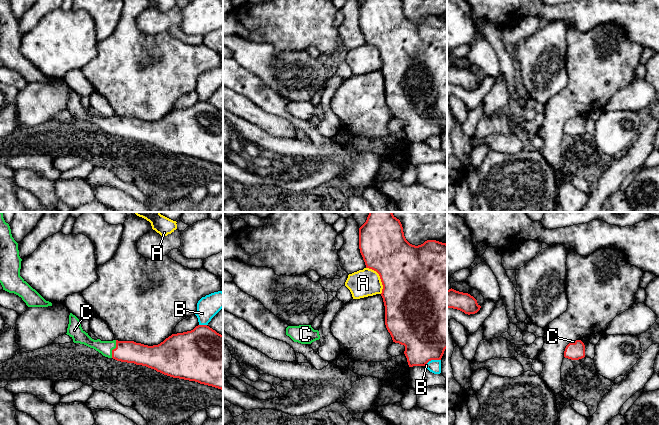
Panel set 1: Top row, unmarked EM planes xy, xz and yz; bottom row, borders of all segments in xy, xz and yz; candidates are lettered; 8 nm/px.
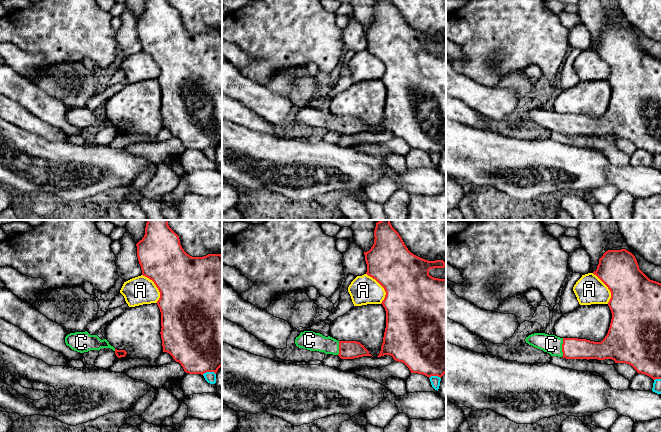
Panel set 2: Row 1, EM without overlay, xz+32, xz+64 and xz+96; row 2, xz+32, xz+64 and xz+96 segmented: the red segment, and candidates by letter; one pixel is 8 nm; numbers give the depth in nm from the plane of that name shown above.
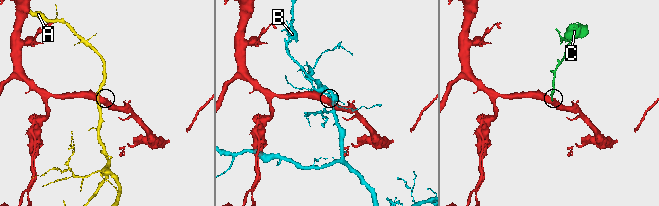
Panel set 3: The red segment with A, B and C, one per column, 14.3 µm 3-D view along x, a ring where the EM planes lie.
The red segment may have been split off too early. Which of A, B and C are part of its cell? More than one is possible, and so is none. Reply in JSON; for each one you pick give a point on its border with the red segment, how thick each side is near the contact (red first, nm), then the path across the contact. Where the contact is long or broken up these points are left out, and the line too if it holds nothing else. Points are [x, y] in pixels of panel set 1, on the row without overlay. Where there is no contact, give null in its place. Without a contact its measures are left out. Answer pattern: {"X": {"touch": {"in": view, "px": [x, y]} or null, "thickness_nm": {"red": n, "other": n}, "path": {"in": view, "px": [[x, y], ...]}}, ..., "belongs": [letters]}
{"C": {"touch": {"in": "xy", "px": [113, 125]}, "thickness_nm": {"red": 180, "other": 110}, "path": {"in": "xy", "px": [[126, 127], [113, 125], [105, 124]]}}, "belongs": ["C"]}

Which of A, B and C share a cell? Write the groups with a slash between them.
A / B / C

